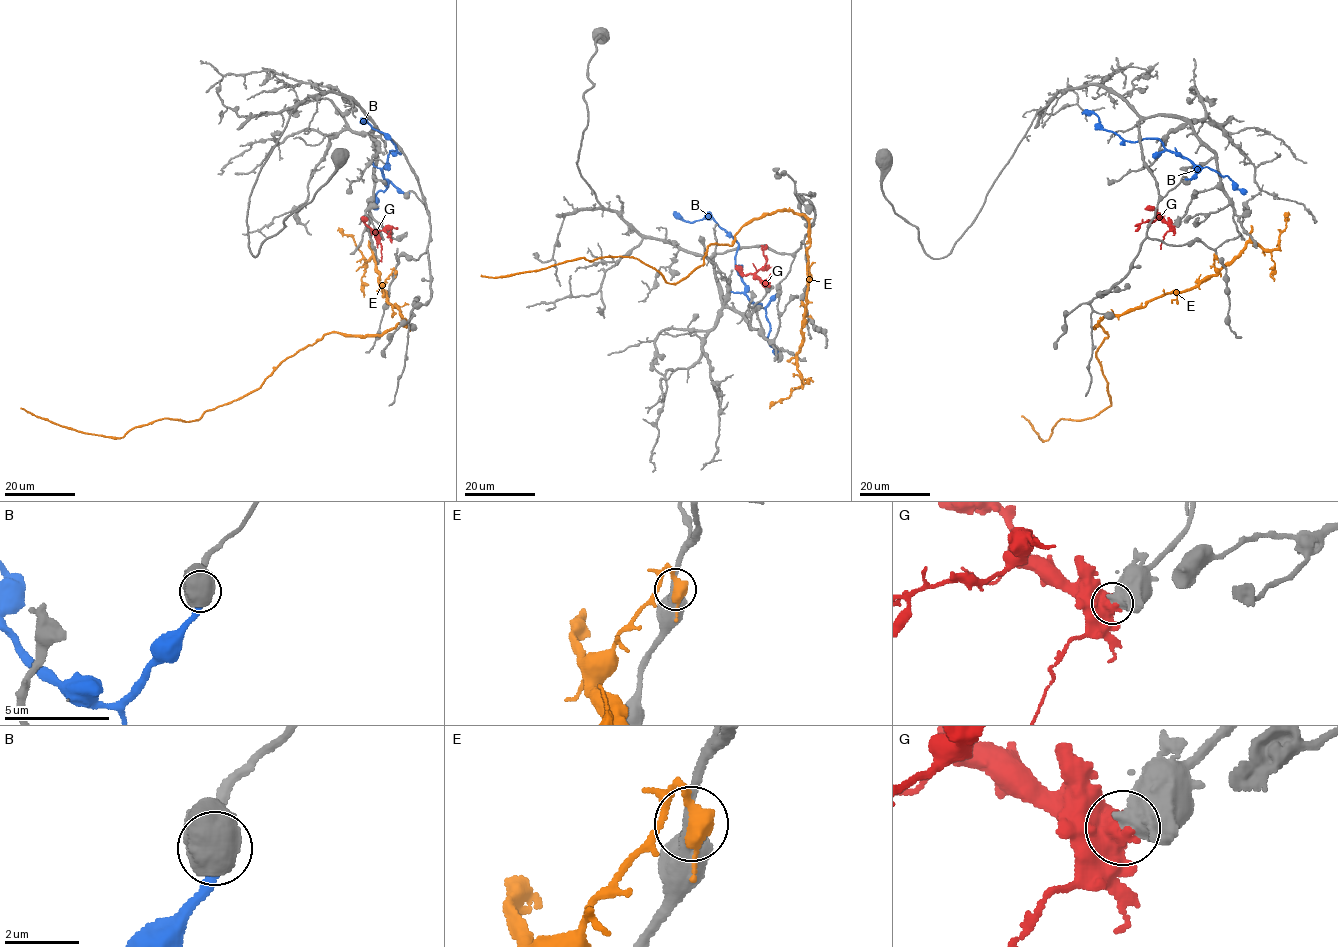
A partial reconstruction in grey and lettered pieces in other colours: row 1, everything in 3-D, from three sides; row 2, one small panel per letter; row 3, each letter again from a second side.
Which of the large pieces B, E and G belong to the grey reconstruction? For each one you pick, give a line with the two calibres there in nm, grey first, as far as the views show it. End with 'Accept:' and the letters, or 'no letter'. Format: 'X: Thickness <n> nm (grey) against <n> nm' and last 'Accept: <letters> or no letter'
Accept: no letter

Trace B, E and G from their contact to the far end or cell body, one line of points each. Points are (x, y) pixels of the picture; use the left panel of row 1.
B: (408, 193), (386, 181), (382, 173), (387, 166), (389, 151), (400, 153), (390, 138), (361, 122)
E: (395, 272), (381, 289), (407, 326), (329, 332), (198, 420), (162, 418), (119, 438), (20, 409)
G: (379, 238), (374, 231), (384, 231), (390, 233), (391, 242)

